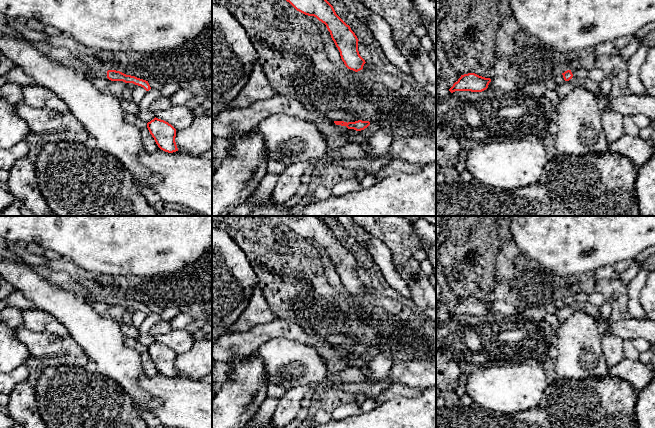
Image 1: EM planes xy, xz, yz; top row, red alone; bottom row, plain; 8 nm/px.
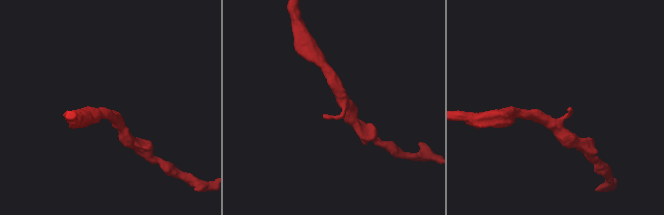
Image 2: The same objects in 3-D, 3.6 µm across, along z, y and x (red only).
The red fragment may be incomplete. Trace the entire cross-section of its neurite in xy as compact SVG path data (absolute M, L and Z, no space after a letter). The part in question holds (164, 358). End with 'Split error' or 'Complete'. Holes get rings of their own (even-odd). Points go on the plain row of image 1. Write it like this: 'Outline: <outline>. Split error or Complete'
Outline: M155 341L147 347L147 352L161 374L168 377L178 375L176 353L171 348Z. Complete

